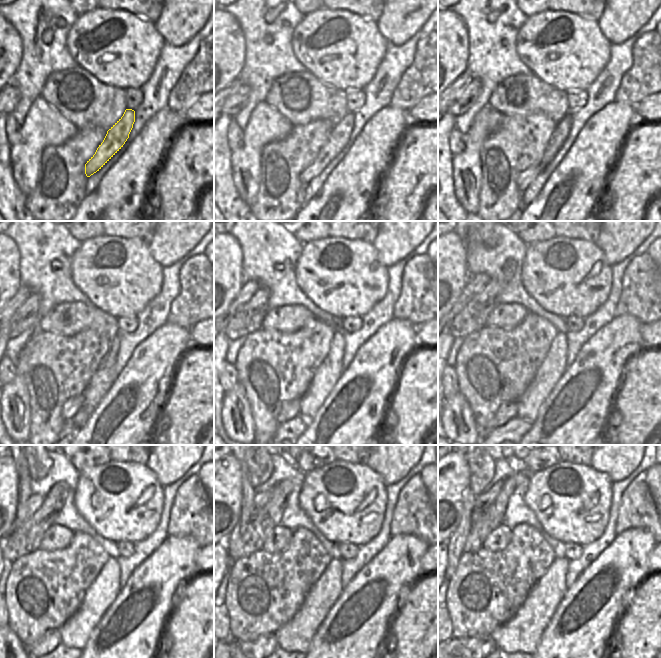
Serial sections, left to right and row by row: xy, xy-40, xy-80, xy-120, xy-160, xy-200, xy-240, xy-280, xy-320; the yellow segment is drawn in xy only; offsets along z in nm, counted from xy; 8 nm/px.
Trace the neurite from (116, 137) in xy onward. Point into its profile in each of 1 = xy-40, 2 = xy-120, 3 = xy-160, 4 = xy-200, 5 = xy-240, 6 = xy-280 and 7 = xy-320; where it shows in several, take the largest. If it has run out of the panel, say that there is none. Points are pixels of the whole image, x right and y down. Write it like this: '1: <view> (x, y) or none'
1: xy-40 (341, 132)
2: xy-120 (70, 408)
3: xy-160 (289, 410)
4: xy-200 (507, 411)
5: xy-240 (51, 639)
6: xy-280 (262, 647)
7: xy-320 (474, 648)

